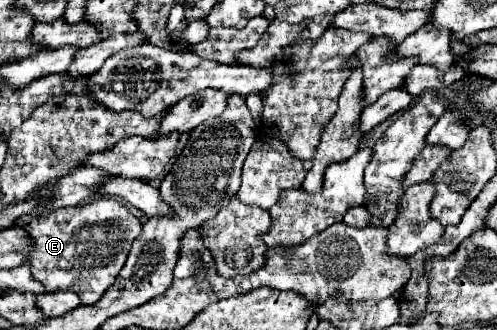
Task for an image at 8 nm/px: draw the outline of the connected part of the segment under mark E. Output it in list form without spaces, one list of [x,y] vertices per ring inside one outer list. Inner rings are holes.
[[[98,198],[82,206],[46,210],[46,214],[24,228],[34,246],[28,256],[32,276],[42,282],[48,292],[72,290],[80,296],[82,304],[94,304],[122,270],[134,238],[142,232],[142,222],[118,200]]]

